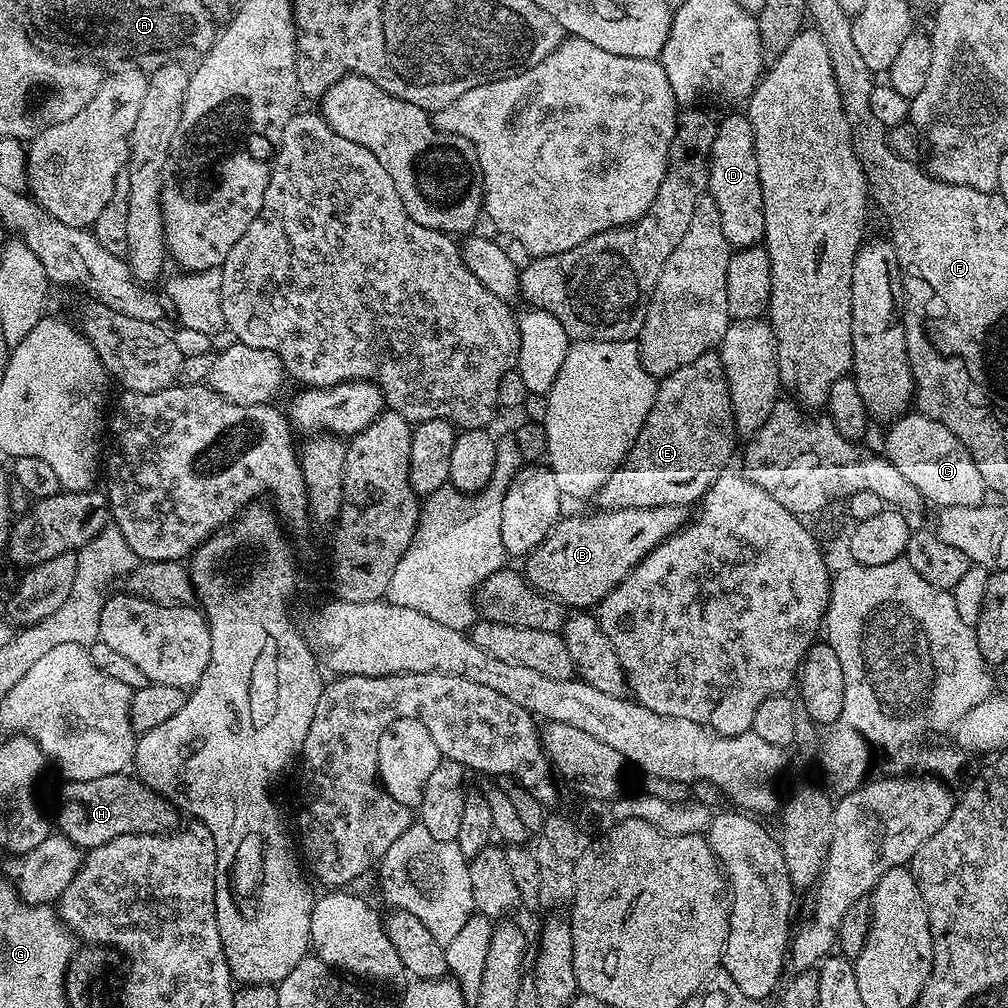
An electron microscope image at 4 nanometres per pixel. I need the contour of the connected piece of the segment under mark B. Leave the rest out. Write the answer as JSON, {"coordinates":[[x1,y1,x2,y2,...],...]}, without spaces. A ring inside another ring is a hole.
{"coordinates":[[667,504,653,508,609,508,607,510,592,510,589,516,565,515,557,524,556,529,546,537,539,546,526,557,526,565,522,572,529,583,540,593,551,596,572,610,592,610,605,600,621,582,629,576,666,538,674,535,679,528,684,527,690,519,690,508,686,504]]}

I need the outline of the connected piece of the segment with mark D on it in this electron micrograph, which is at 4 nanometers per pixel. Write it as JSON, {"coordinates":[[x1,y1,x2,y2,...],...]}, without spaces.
{"coordinates":[[747,115,728,116,717,123,712,154,708,158,708,192,718,206,718,214,722,214,722,234,726,234,729,245,751,248,763,241,762,186,758,182,752,123]]}

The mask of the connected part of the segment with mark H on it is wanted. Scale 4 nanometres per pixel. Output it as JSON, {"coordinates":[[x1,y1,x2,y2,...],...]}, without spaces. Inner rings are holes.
{"coordinates":[[119,772,106,778,73,780,63,785,60,792,60,809,54,816,59,835,76,844,81,850,97,848,122,834,154,834,177,827,176,805,160,796,135,775]]}

